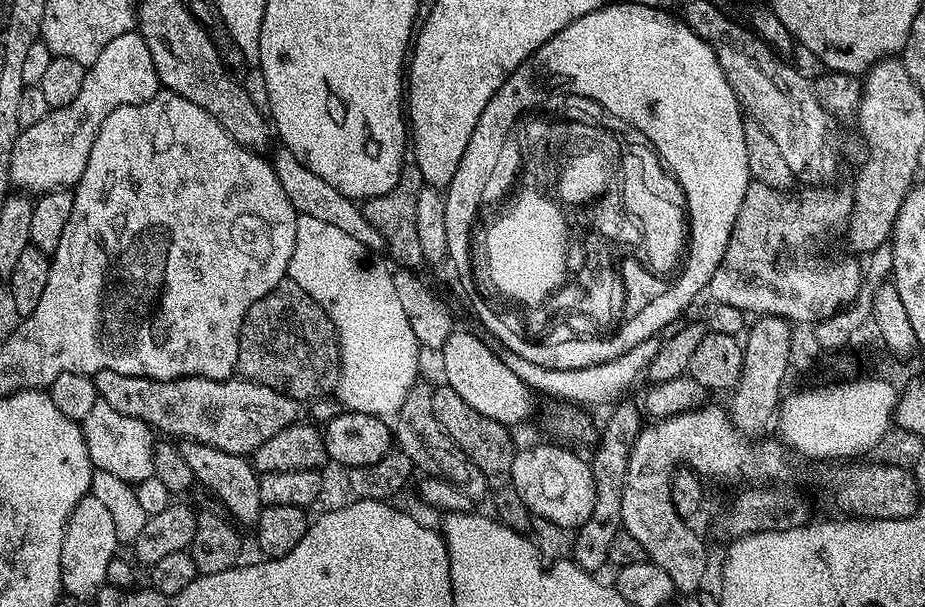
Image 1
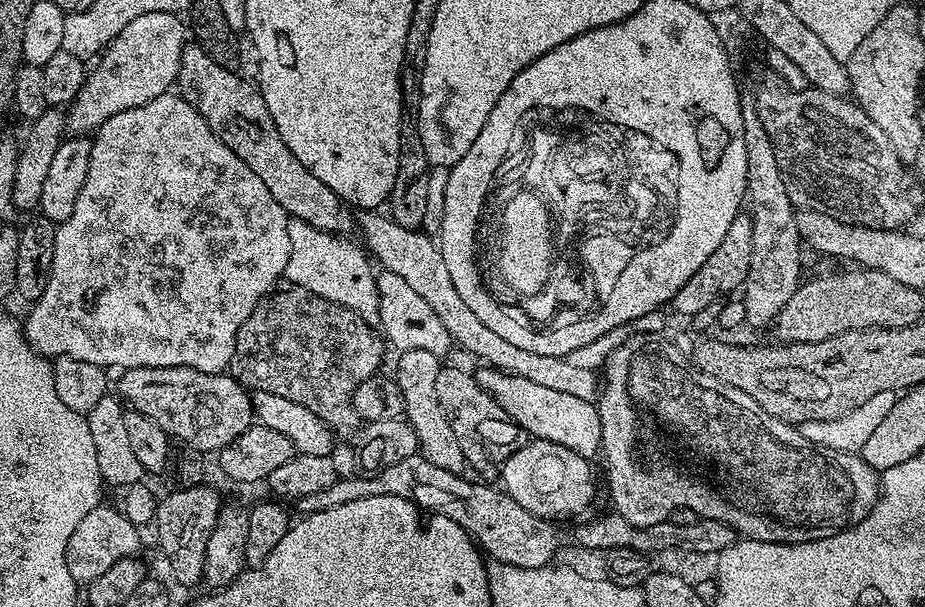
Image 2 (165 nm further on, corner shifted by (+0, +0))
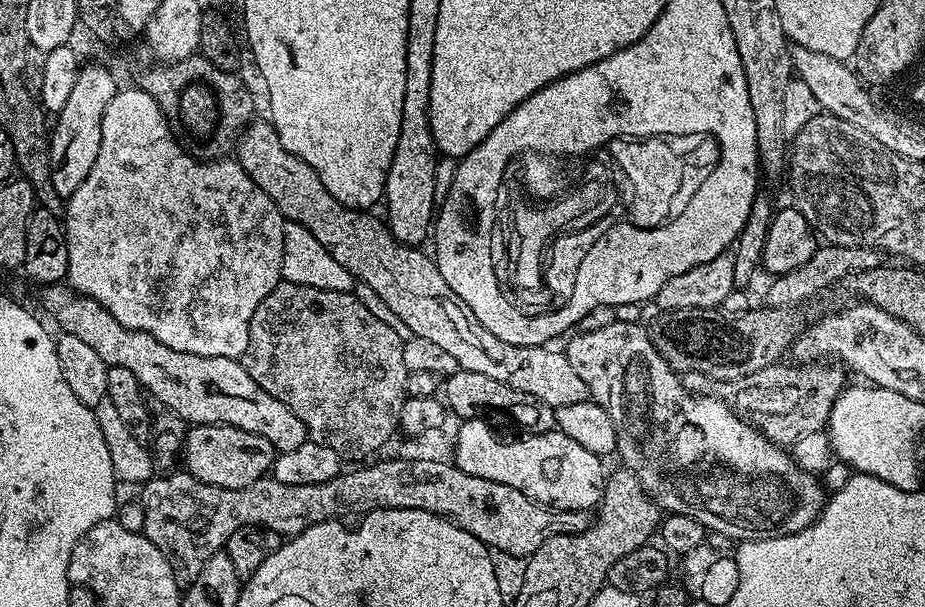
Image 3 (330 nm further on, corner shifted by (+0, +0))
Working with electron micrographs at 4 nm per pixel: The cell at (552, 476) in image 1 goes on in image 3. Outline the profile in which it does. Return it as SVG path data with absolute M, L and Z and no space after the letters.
M468 418L456 432L456 457L454 463L466 474L474 474L474 478L490 478L490 482L502 482L502 486L514 486L514 490L522 490L526 498L555 508L558 512L588 512L599 505L606 483L605 461L595 456L586 446L578 446L574 438L559 430L524 434L521 440L499 440L488 429L487 419Z

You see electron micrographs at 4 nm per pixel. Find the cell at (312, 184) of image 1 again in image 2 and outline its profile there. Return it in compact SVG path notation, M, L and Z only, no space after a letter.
M364 210L358 216L358 232L364 235L363 245L378 261L385 272L399 274L417 294L422 294L426 302L430 302L430 310L438 314L442 326L450 330L450 338L457 349L465 348L472 356L477 356L489 368L497 368L500 372L508 372L518 378L530 378L538 386L546 386L550 390L558 390L571 394L573 398L595 401L602 391L602 380L597 370L581 370L574 366L566 356L550 354L534 354L534 350L518 350L506 338L494 334L466 301L450 279L450 269L446 266L446 258L442 258L440 245L429 233L423 230L407 228L396 223L391 215L380 210Z

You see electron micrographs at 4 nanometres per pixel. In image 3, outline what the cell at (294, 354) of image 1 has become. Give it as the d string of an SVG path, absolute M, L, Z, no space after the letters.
M281 282L276 285L274 290L270 290L270 294L266 294L266 298L262 298L258 310L254 310L254 318L248 327L248 345L244 351L242 363L250 374L250 378L254 378L254 382L258 382L258 386L262 386L262 390L266 390L266 394L274 394L274 398L278 398L278 402L282 402L282 406L286 406L291 412L298 414L298 418L306 426L308 439L313 440L315 444L330 446L340 457L348 458L348 456L368 456L371 452L378 451L392 435L397 435L402 406L406 399L406 378L409 373L406 362L402 362L403 349L402 337L394 334L394 330L390 330L390 326L386 326L386 322L382 322L382 318L370 314L370 310L366 310L366 306L362 306L362 302L352 292L322 290L314 286Z

